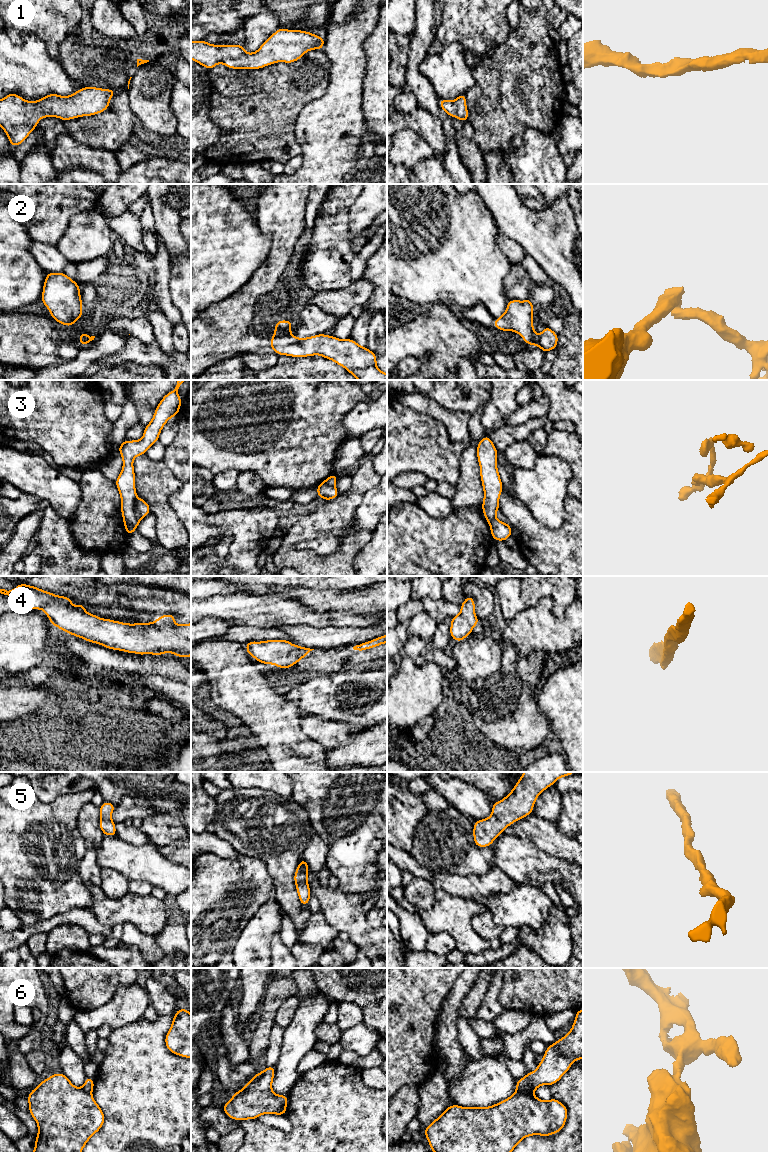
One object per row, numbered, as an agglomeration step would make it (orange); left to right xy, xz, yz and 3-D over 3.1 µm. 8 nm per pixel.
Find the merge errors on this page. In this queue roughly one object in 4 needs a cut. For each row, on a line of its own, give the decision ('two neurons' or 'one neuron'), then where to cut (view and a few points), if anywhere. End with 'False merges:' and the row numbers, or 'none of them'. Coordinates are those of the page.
1: one neuron | no cut
2: two neurons | xz (275, 331), (289, 332)
3: two neurons | xy (136, 497), (136, 511), (140, 519)
4: one neuron | no cut
5: one neuron | no cut
6: two neurons | yz (516, 1089), (529, 1094)
False merges: 2, 3, 6

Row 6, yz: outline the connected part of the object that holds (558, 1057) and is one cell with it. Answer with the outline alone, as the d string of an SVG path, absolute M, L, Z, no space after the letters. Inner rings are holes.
M583 1009L576 1011L570 1032L547 1047L537 1069L516 1082L516 1090L533 1094L540 1085L553 1085L578 1059L583 1059Z

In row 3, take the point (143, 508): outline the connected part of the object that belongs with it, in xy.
M136 498L136 509L140 519L146 517L150 513L149 504L142 498Z

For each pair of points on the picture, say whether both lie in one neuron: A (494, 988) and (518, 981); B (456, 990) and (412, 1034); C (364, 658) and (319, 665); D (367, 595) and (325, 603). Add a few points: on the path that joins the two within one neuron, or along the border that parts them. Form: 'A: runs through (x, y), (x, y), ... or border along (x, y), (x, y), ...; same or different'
A: border along (504, 978), (499, 993), (499, 1003), (503, 1009); different
B: border along (453, 983), (443, 1001), (436, 1027); different
C: runs through (353, 658), (346, 655), (330, 664); same
D: runs through (357, 599), (335, 599); same

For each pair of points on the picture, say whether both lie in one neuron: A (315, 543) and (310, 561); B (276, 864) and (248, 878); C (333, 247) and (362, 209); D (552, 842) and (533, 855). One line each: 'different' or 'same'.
A: different
B: different
C: different
D: different

